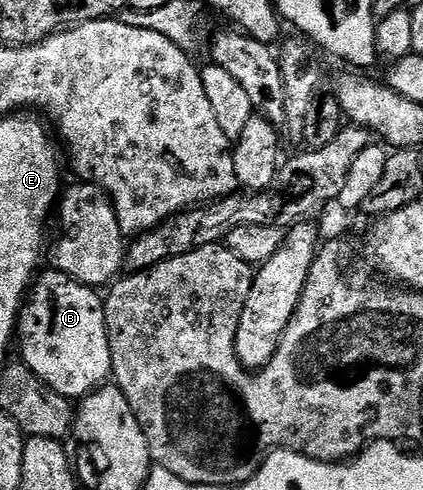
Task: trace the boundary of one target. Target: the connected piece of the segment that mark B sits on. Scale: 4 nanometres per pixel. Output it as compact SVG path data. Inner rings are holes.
M48 269L47 272L45 271L46 270L32 282L23 309L19 313L19 322L17 324L17 351L19 347L20 353L23 354L20 355L21 362L29 369L33 369L33 373L37 373L37 377L41 377L41 381L45 381L45 385L49 385L49 389L57 389L57 393L61 393L67 399L78 401L82 399L84 395L90 395L92 391L99 390L100 387L104 386L104 384L112 378L109 333L107 332L107 326L105 325L105 309L103 308L105 299L96 288L86 287L84 283L79 283L73 277L69 277L65 273L61 273L54 269Z

